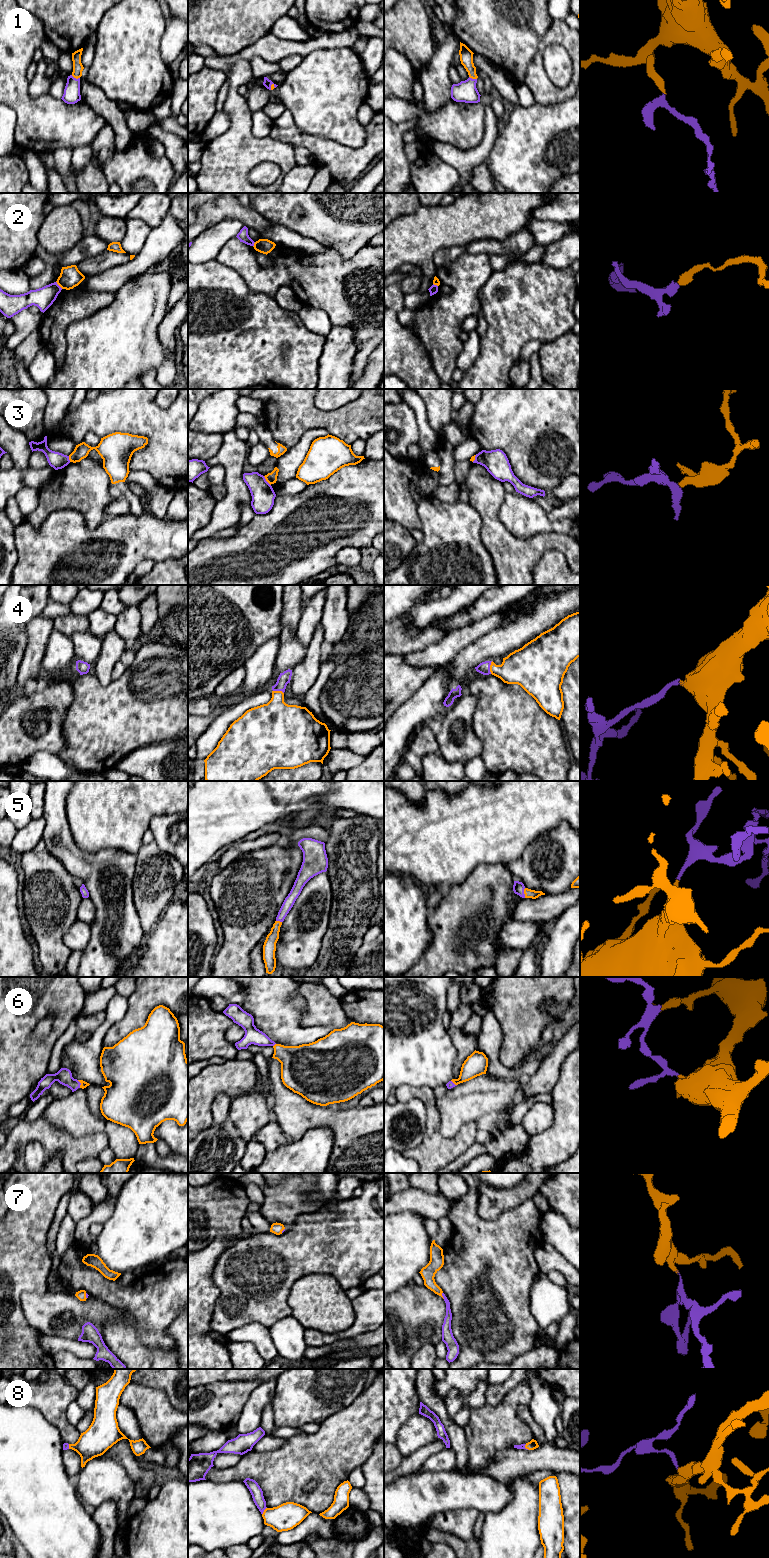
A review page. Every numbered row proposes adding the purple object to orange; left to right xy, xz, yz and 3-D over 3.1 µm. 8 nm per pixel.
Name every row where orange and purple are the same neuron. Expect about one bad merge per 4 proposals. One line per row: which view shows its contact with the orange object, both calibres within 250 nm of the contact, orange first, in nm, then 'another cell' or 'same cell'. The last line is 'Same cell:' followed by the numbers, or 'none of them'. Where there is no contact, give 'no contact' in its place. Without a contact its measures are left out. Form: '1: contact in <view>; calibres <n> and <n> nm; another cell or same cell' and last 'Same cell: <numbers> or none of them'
1: contact in xy; calibres 80 and 130 nm; same cell
2: contact in xy; calibres 170 and 170 nm; another cell
3: contact in xz; calibres 90 and 190 nm; another cell
4: contact in yz; calibres 280 and 100 nm; same cell
5: contact in yz; calibres 70 and 90 nm; same cell
6: contact in xz; calibres 280 and 130 nm; same cell
7: contact in yz; calibres 120 and 70 nm; same cell
8: contact in xz; calibres 220 and 100 nm; same cell
Same cell: 1, 4, 5, 6, 7, 8

